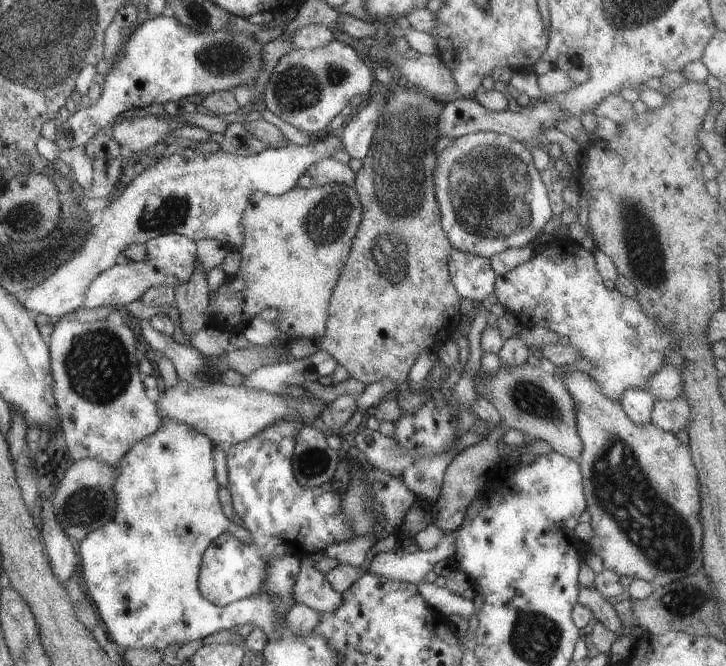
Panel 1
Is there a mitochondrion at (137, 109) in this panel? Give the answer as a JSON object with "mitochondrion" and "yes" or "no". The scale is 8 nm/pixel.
{"mitochondrion":"no"}

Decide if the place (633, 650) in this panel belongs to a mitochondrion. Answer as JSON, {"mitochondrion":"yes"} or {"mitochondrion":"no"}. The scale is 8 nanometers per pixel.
{"mitochondrion":"no"}

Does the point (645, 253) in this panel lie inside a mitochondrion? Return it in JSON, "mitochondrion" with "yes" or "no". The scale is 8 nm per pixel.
{"mitochondrion":"yes"}

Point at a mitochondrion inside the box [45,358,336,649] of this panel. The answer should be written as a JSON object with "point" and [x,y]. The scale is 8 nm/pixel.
{"point":[89,504]}

